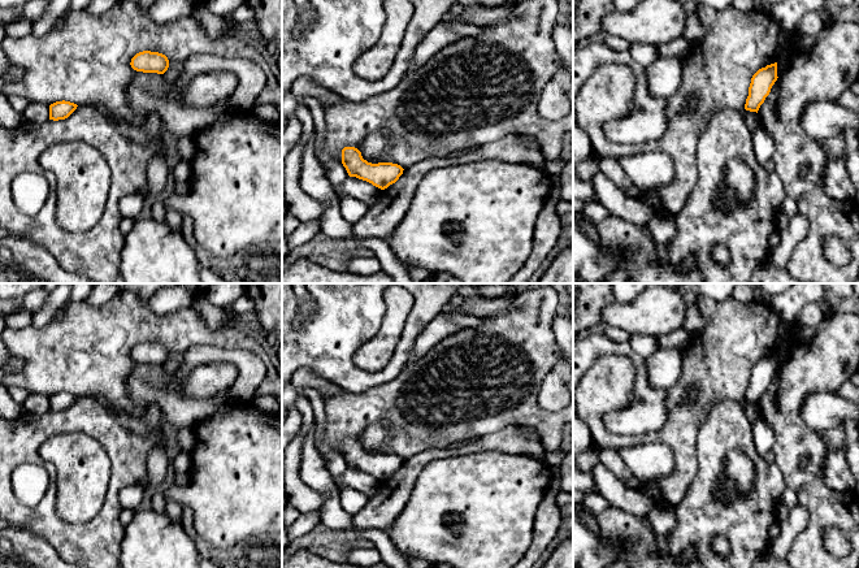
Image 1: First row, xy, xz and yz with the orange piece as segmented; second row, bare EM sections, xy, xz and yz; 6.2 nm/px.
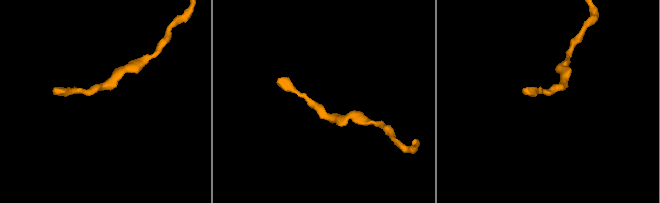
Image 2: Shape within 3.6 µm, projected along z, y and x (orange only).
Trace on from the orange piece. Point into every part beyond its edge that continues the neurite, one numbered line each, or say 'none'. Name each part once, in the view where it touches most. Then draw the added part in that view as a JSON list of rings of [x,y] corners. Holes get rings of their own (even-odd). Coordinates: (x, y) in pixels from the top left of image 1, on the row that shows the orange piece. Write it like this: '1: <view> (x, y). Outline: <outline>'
none

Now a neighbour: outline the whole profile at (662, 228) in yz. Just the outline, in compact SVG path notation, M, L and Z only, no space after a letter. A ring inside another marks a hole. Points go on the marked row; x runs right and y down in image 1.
M660 209L655 211L647 231L658 244L667 246L677 231L676 217Z

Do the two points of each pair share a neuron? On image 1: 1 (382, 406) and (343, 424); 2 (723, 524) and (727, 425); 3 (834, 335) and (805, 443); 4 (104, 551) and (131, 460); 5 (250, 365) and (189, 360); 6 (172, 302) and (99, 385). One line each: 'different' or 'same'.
1: same
2: same
3: same
4: same
5: same
6: different

